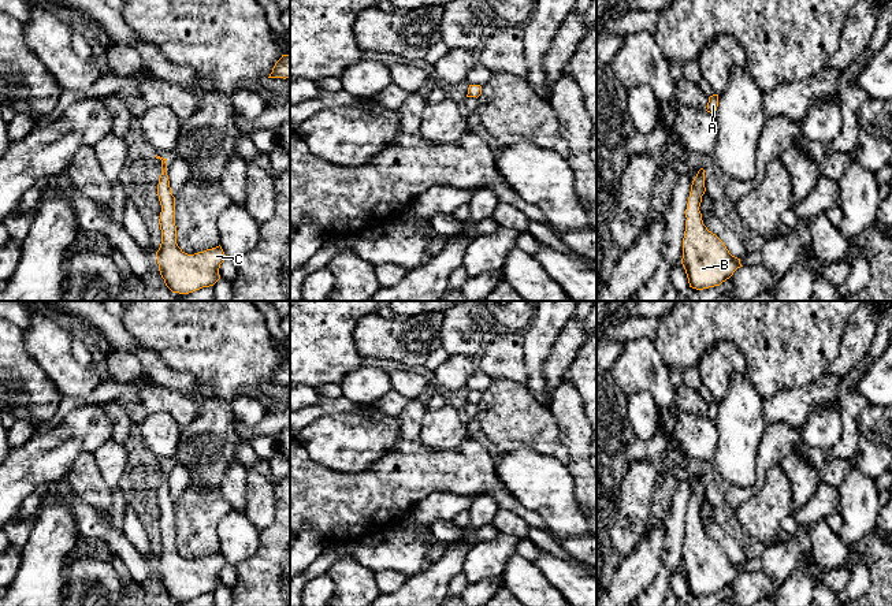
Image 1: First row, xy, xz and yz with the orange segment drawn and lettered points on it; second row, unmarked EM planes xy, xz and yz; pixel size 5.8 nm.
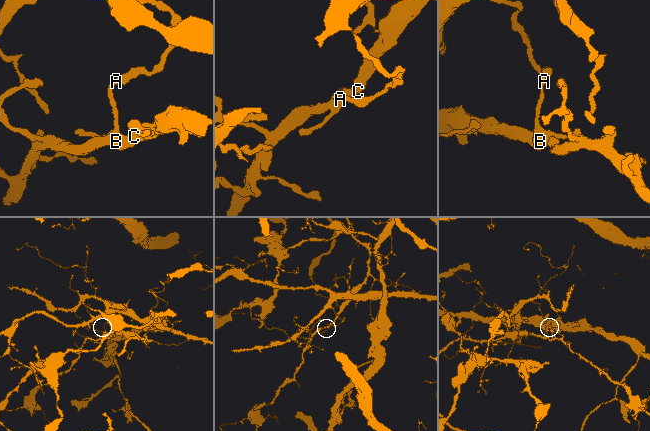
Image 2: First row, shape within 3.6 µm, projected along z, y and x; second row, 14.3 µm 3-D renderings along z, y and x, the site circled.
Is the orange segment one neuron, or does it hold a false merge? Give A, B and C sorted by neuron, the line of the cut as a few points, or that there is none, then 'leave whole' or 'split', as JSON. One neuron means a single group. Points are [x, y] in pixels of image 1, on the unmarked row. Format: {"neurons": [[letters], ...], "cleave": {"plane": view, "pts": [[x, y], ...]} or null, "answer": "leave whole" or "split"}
{"neurons": [["A"], ["B", "C"]], "cleave": {"plane": "xy", "pts": [[162, 515], [167, 515], [171, 519], [171, 535], [175, 539]]}, "answer": "split"}

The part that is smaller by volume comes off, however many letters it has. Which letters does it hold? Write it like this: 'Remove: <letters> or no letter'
Remove: A

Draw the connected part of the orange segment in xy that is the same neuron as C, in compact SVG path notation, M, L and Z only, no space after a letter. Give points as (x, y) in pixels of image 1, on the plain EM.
M161 516L159 531L161 550L156 564L166 592L172 599L179 601L189 601L202 594L213 592L220 585L220 570L227 565L222 553L187 561L176 550L170 516Z

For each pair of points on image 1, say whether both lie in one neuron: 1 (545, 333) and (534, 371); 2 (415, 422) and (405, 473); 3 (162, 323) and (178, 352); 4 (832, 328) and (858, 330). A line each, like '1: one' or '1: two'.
1: one
2: two
3: one
4: two

